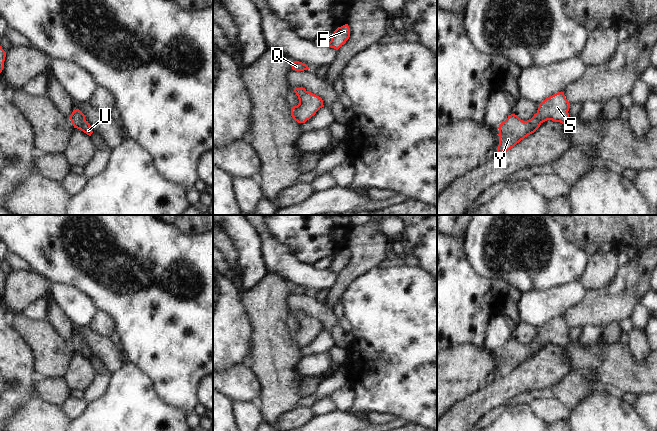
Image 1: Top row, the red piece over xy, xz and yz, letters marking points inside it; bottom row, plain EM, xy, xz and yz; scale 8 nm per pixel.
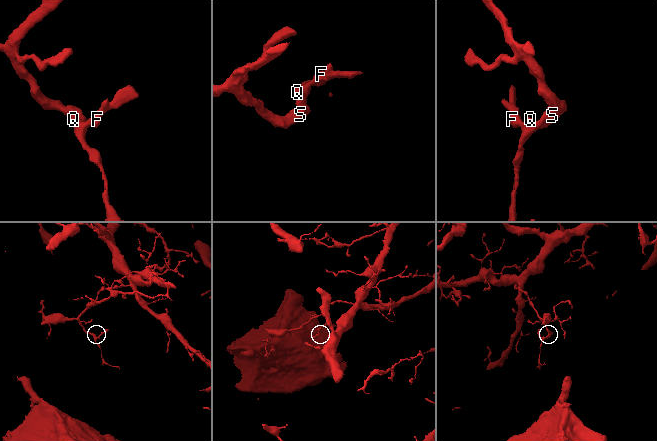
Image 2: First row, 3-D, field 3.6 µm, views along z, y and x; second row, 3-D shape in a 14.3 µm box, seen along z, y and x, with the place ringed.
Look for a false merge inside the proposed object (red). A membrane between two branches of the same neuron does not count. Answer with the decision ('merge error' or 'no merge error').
no merge error

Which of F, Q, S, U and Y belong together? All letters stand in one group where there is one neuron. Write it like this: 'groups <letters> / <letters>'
groups F Q S U Y

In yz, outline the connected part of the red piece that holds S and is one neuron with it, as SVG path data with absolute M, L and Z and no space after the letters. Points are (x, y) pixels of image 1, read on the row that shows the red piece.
M558 92L543 100L539 104L537 113L527 121L521 120L515 114L509 115L498 127L499 145L497 153L510 150L525 137L534 133L547 120L565 124L569 120L570 106L564 92Z

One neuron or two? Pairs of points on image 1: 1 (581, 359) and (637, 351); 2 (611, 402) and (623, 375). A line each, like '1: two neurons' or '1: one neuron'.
1: two neurons
2: two neurons

